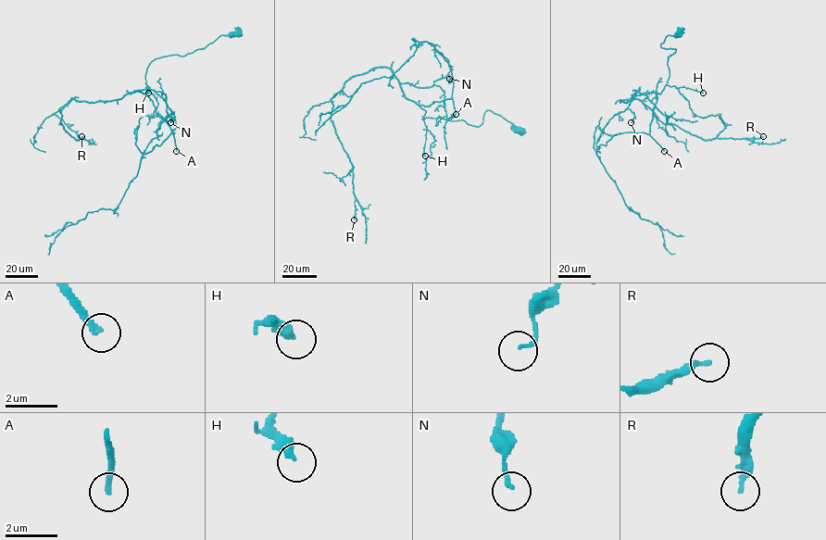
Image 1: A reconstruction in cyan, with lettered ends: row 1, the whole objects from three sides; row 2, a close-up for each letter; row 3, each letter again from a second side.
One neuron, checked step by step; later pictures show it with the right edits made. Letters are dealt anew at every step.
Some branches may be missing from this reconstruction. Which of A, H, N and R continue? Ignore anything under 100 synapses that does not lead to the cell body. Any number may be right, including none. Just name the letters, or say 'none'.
A

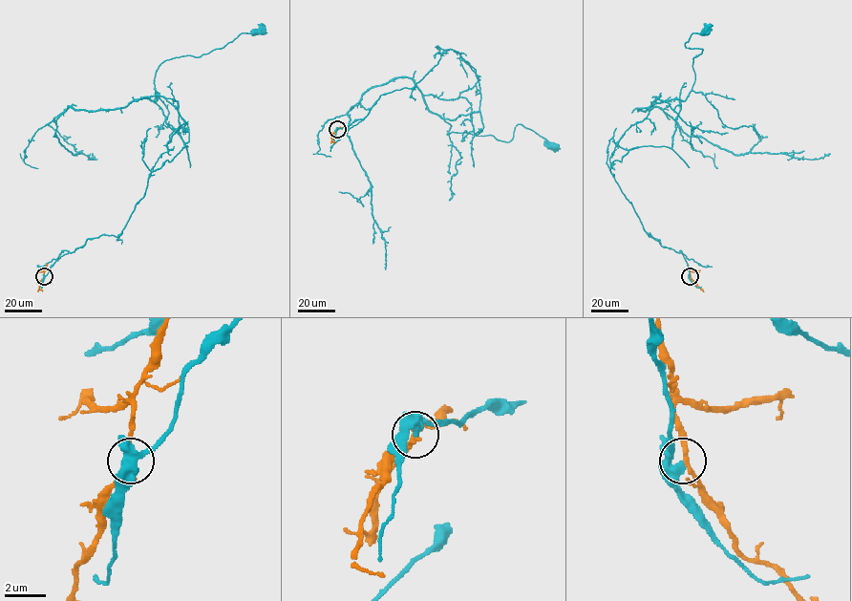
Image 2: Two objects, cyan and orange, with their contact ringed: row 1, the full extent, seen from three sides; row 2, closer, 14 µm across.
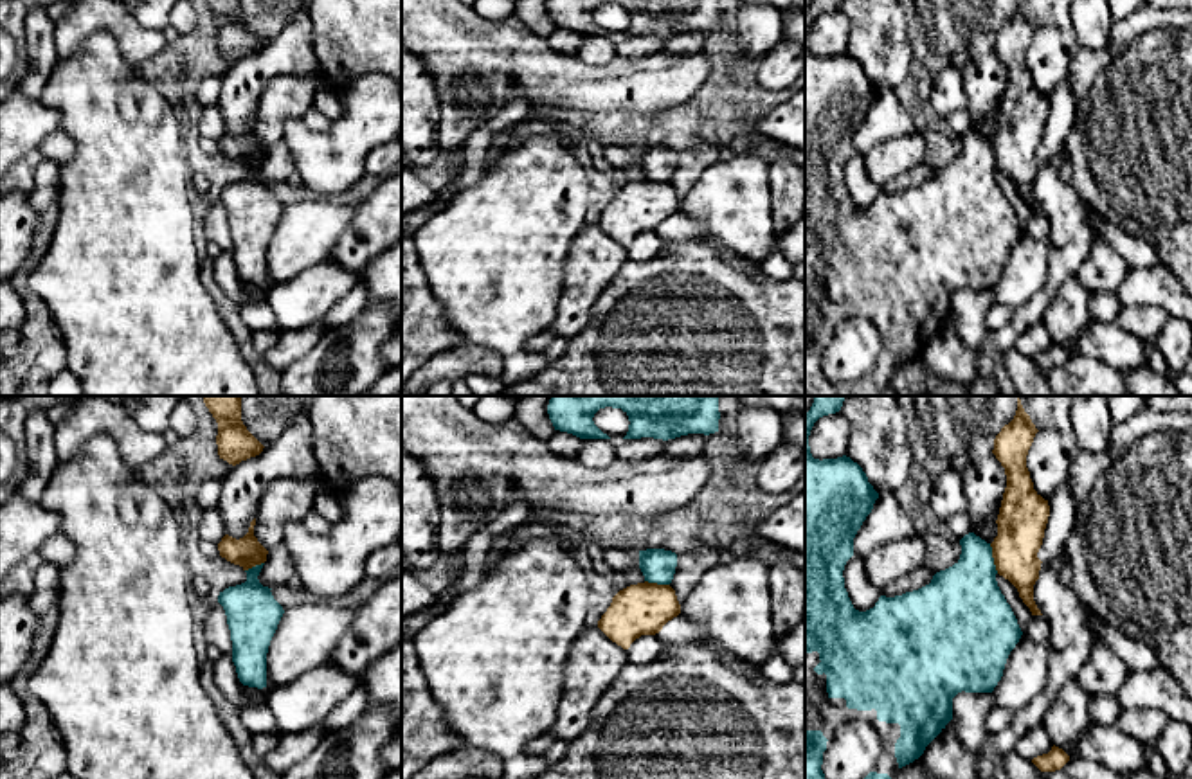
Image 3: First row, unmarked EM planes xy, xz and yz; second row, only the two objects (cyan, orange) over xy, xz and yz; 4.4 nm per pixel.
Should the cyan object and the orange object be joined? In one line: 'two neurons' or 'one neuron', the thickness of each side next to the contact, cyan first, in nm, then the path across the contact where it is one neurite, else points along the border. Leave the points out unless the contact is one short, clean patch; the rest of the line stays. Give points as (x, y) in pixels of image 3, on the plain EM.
two neurons; calibres 360 and 220 nm; border yz (989, 141), (998, 170)

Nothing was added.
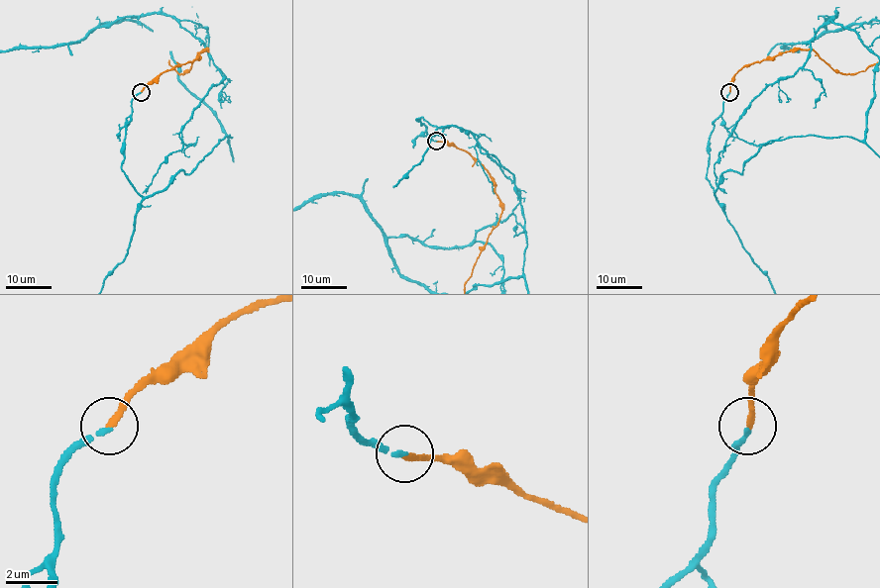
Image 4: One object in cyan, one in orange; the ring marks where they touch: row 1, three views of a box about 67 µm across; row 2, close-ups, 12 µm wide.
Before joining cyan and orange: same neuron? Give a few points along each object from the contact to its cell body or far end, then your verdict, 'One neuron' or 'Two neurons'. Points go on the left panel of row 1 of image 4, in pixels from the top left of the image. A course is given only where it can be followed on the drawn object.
Course of orange: (141, 91), (164, 72), (193, 59), (207, 49), (203, 49), (185, 73), (178, 73), (167, 59). One neuron

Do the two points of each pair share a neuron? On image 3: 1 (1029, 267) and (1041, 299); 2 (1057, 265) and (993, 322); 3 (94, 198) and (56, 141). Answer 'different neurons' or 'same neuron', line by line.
1: different neurons
2: different neurons
3: different neurons

